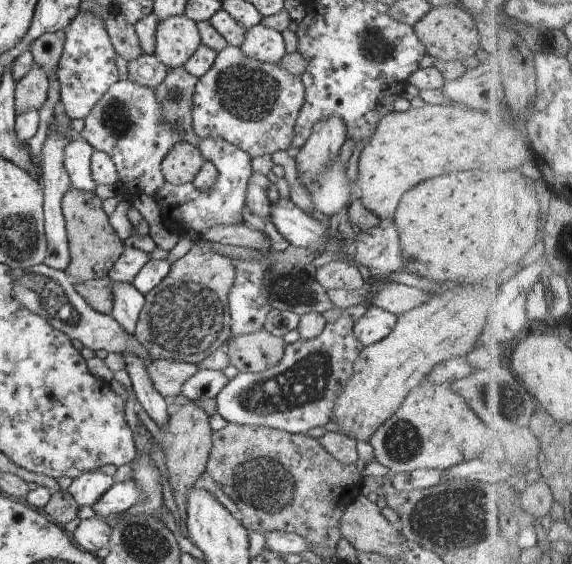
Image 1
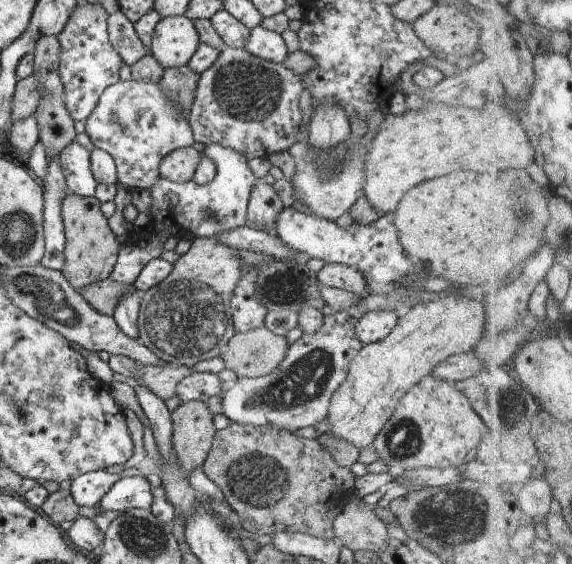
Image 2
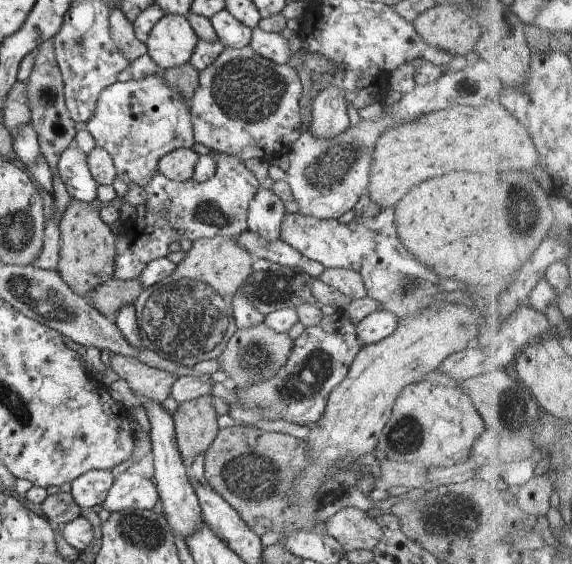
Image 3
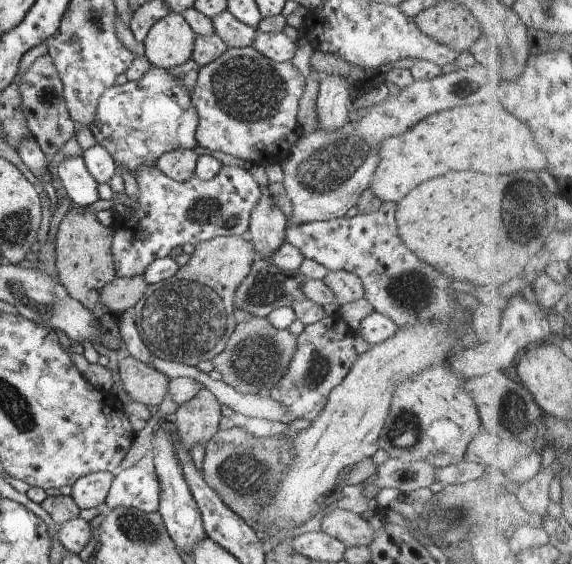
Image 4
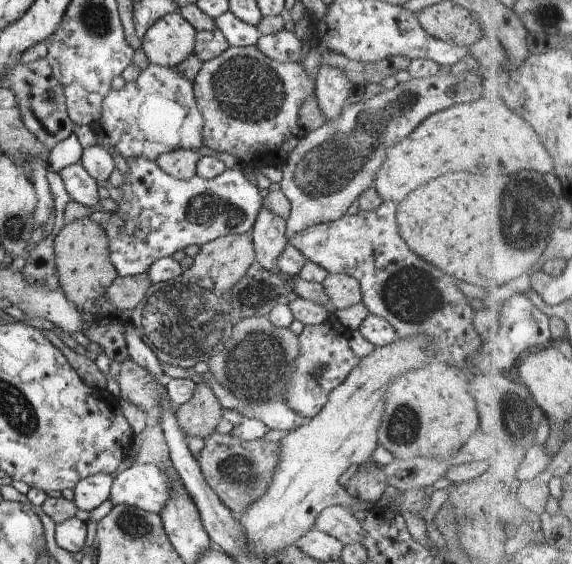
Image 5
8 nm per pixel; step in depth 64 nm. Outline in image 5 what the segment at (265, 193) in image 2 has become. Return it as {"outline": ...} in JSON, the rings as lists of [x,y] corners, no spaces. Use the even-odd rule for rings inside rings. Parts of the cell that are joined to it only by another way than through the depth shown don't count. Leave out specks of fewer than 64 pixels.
{"outline":[[[263,204],[256,215],[250,235],[256,253],[255,260],[269,271],[281,273],[277,268],[277,258],[288,242],[286,227],[284,218]]]}

